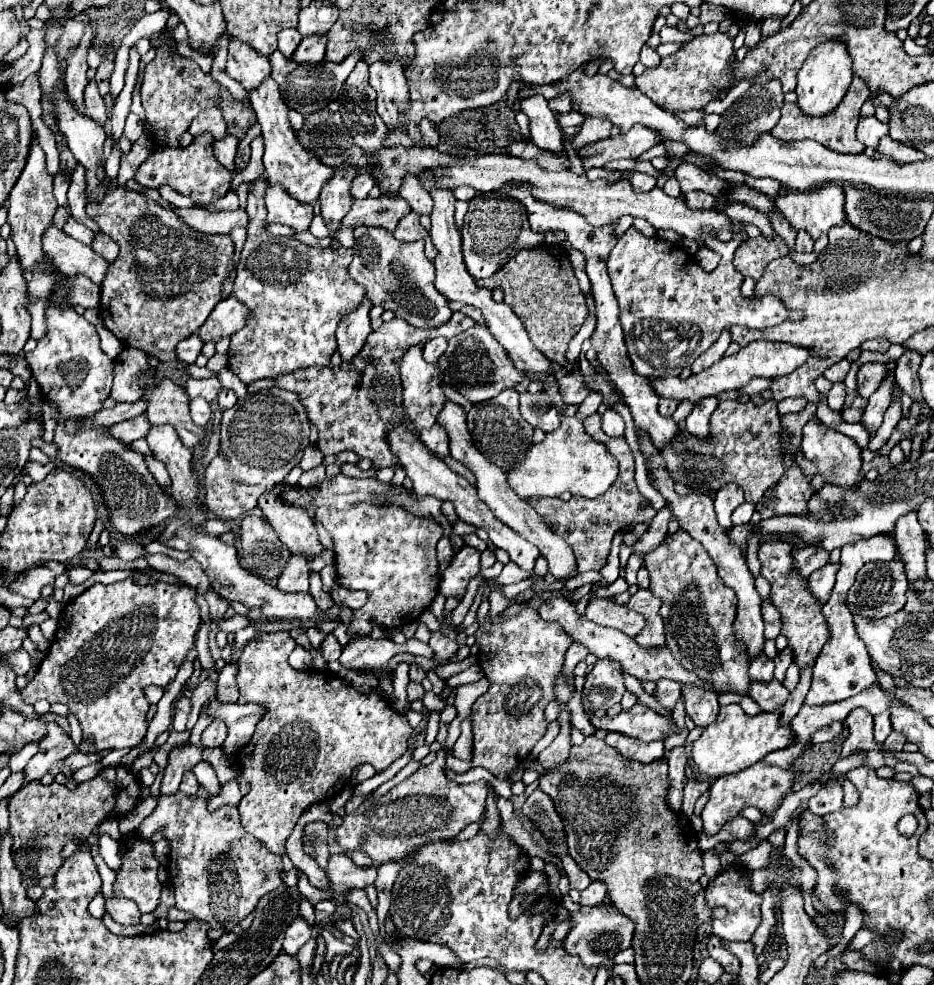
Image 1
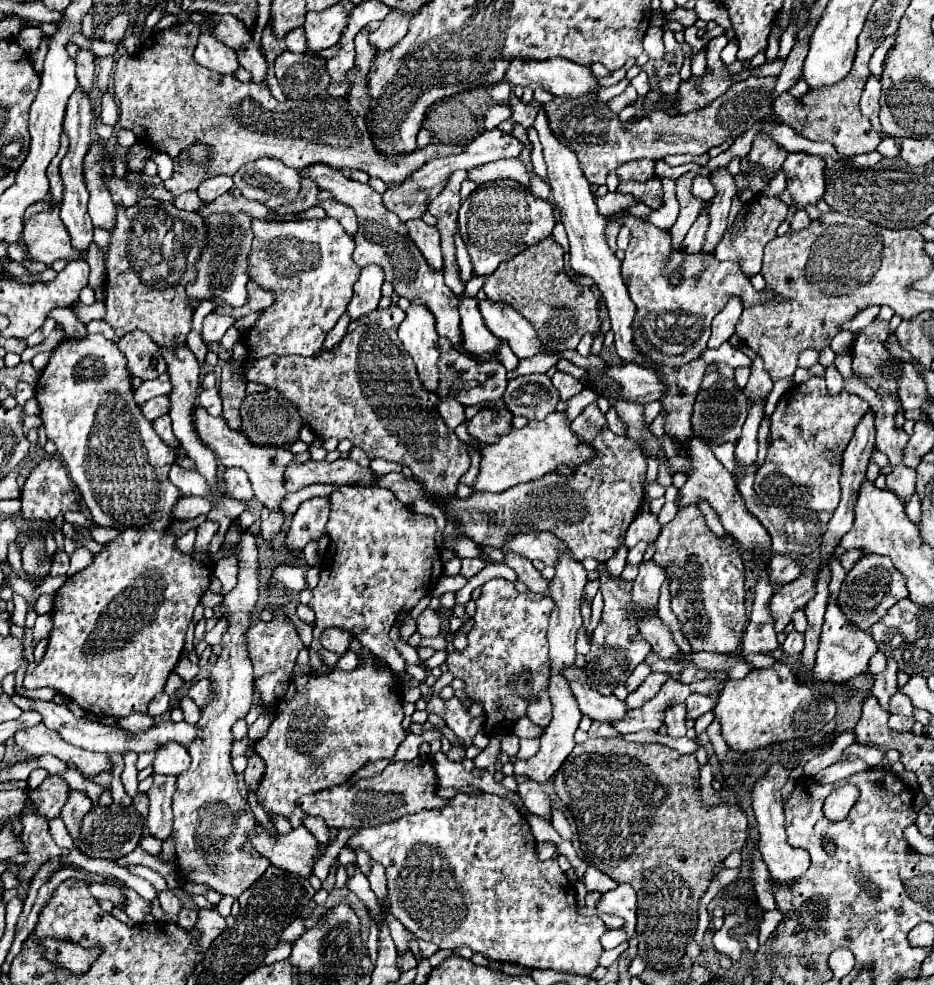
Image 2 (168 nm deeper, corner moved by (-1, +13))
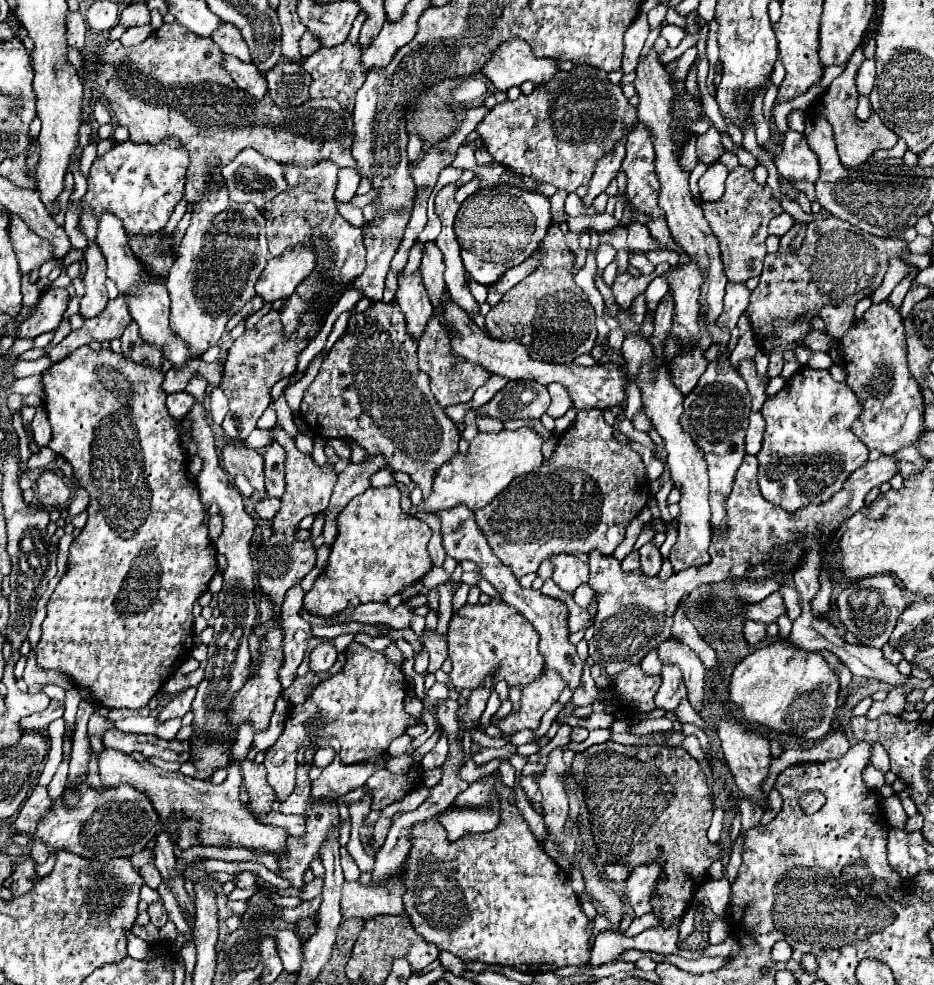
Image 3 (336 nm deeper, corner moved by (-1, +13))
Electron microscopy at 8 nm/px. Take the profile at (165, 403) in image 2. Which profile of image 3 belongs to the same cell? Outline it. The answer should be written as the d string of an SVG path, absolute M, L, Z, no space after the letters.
M176 392L176 394L168 394L166 396L166 408L168 414L172 418L184 418L184 414L188 412L188 406L192 404L192 396L188 392Z

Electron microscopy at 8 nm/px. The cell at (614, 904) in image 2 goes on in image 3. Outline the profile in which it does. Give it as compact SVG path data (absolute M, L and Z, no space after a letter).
M648 864L634 868L632 874L628 876L624 886L624 898L636 916L644 916L650 912L648 898L652 896L652 886L658 880L660 872L662 870L658 864Z

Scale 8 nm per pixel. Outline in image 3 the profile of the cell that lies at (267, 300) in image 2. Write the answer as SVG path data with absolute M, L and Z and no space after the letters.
M308 248L286 250L284 254L268 260L256 282L256 294L272 304L276 300L286 300L294 288L312 272L314 254Z

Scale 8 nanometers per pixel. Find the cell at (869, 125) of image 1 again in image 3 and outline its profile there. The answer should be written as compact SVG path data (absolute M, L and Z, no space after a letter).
M864 60L858 70L858 76L856 76L858 92L862 96L870 96L870 92L874 88L874 80L876 80L876 64L874 64L874 60Z

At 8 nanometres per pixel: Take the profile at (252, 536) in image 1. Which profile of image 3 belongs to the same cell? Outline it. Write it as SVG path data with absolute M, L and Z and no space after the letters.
M264 498L256 506L256 514L262 518L272 518L274 514L278 514L278 510L280 510L280 500L276 500L276 498Z

